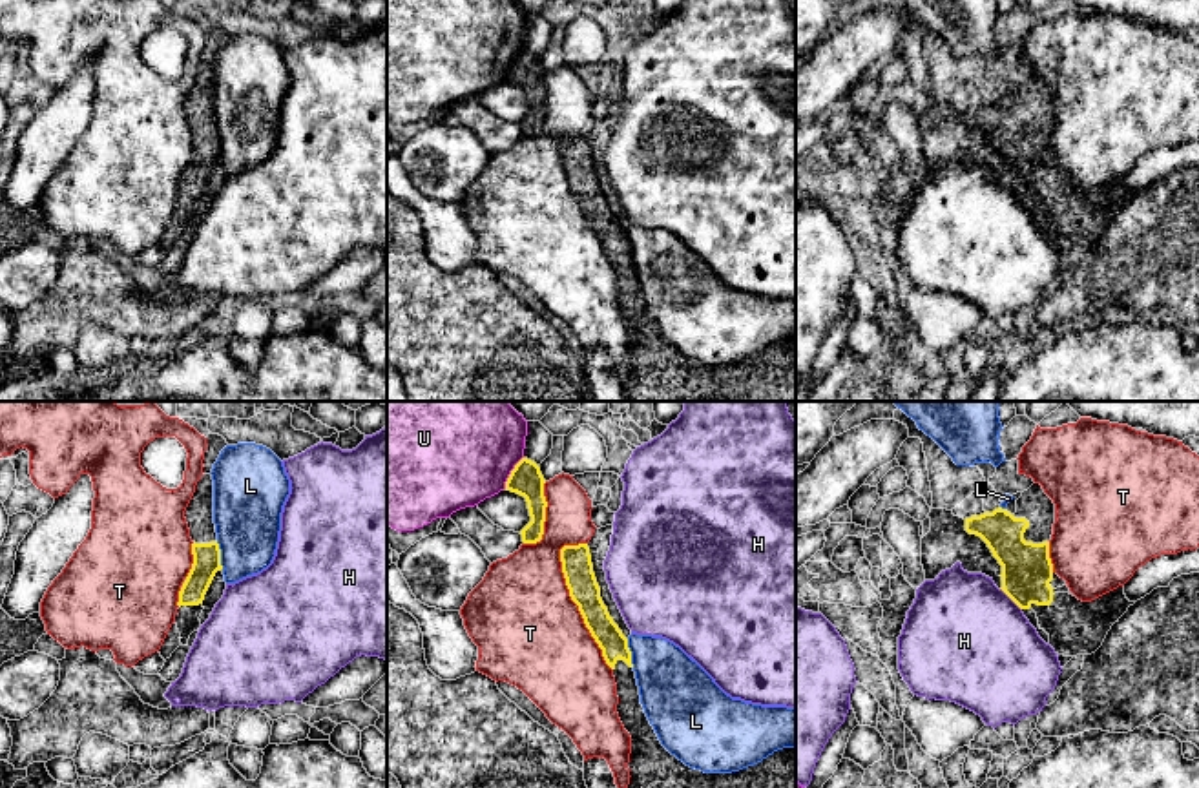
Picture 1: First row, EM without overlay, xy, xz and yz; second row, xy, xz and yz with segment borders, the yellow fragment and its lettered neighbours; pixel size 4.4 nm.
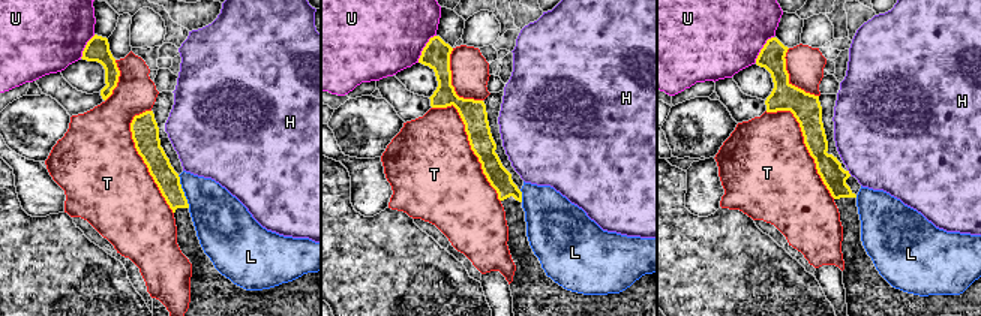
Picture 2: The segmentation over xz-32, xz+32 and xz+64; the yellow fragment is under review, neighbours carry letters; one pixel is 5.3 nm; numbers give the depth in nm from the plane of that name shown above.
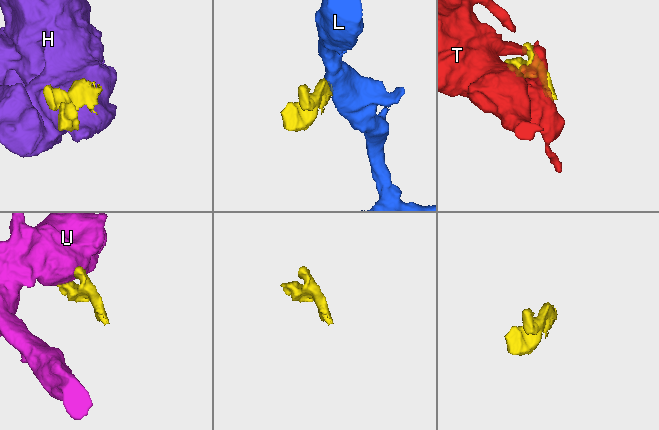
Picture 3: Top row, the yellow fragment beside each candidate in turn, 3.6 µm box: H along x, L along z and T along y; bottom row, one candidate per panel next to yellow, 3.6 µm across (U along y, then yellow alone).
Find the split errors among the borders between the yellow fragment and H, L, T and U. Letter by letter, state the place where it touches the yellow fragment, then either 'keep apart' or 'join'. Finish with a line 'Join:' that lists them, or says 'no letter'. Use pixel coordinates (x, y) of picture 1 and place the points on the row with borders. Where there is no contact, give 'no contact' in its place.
H: yz (1010, 597) | keep apart
L: xy (219, 555) | keep apart
T: xz (579, 608) | keep apart
U: xz (511, 473) | keep apart
Join: no letter

